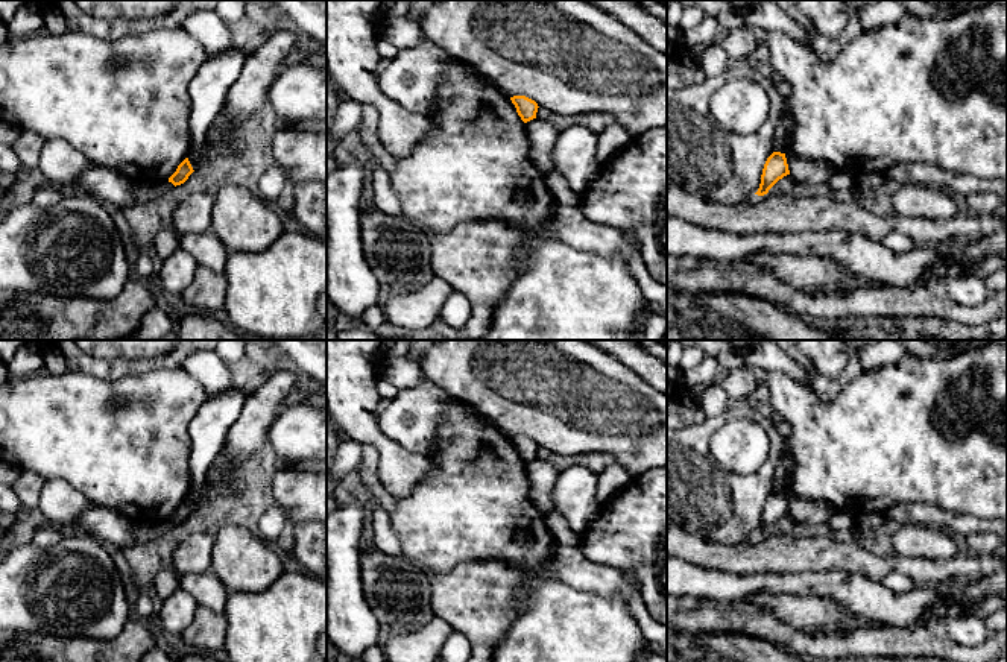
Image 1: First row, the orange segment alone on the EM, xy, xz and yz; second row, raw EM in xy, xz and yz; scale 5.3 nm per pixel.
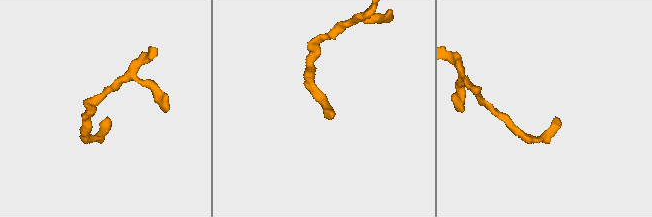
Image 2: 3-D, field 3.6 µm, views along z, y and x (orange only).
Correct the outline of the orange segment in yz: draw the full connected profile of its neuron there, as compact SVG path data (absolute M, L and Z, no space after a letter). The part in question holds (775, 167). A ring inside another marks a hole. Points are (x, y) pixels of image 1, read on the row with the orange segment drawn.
M773 152L762 169L761 184L755 194L764 196L784 176L790 175L785 153Z

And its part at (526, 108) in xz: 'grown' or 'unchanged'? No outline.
unchanged

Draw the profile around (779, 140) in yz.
M782 111L781 120L776 126L776 132L773 137L773 146L775 146L775 152L785 152L785 146L787 146L787 135L788 135L788 128L790 128L791 118L787 114L787 111Z

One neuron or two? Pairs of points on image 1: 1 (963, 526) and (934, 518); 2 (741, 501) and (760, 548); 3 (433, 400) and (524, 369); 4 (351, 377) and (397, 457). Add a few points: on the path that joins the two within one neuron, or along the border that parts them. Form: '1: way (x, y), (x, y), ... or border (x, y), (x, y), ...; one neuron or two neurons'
1: way (956, 524), (942, 520); one neuron
2: border (754, 533), (735, 544), (719, 542); two neurons
3: border (426, 377), (450, 397); two neurons
4: way (351, 397), (356, 416), (377, 438); one neuron

